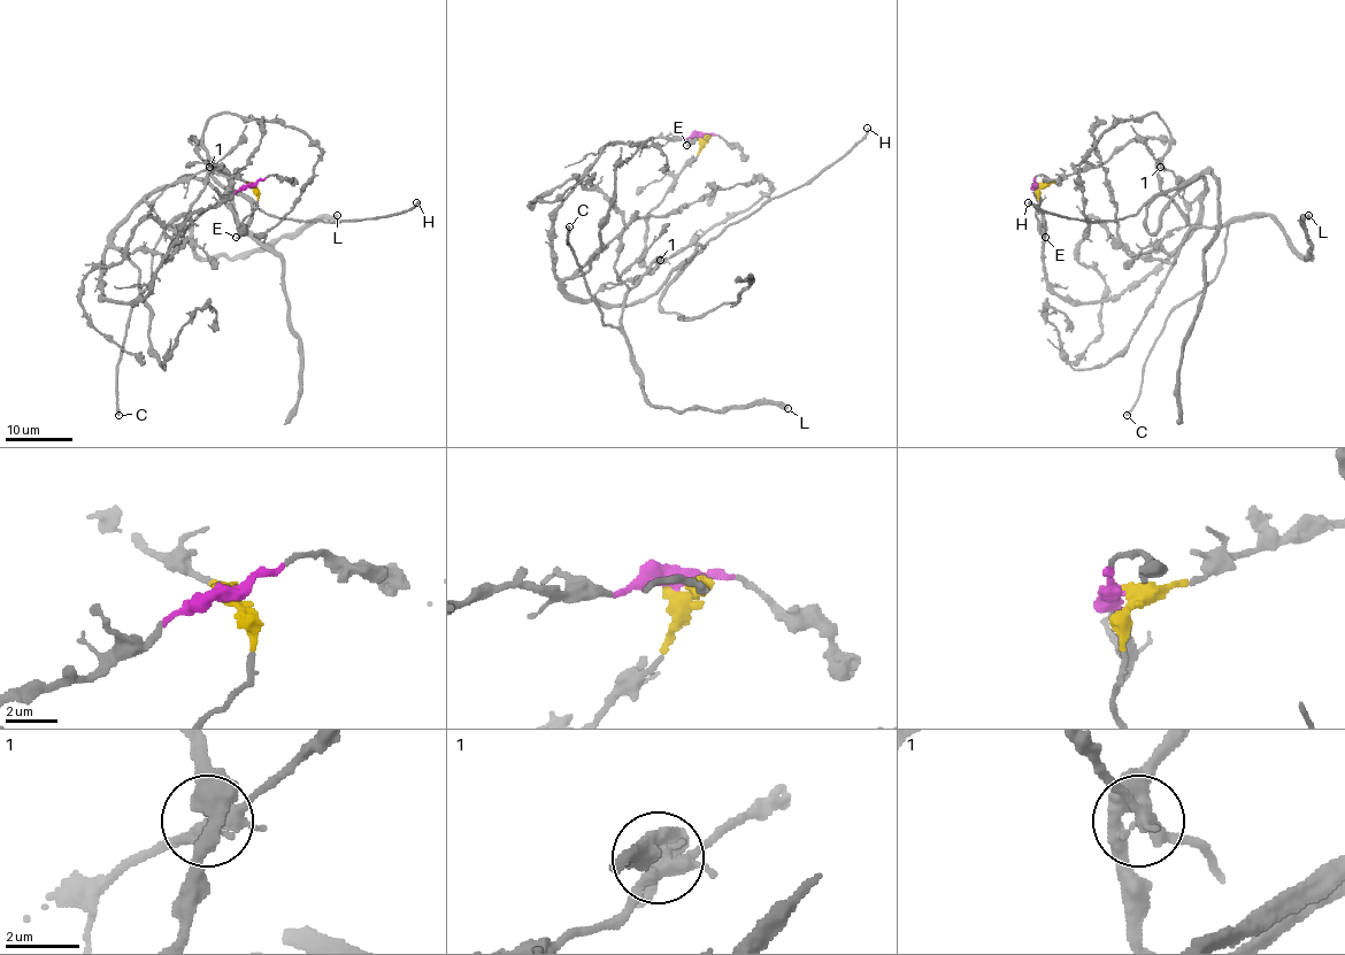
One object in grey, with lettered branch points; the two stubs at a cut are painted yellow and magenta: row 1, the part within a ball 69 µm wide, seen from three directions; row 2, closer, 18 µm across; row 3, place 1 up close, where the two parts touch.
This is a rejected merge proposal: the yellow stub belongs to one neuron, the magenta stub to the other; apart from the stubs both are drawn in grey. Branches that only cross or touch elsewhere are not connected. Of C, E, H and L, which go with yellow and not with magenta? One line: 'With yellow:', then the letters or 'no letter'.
With yellow: C, E, L

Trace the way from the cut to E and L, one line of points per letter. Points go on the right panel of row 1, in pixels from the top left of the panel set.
E: (1037, 184), (1036, 217), (1039, 231), (1046, 238)
L: (1037, 184), (1161, 139), (1161, 190), (1193, 226), (1267, 214), (1311, 257), (1308, 214)

